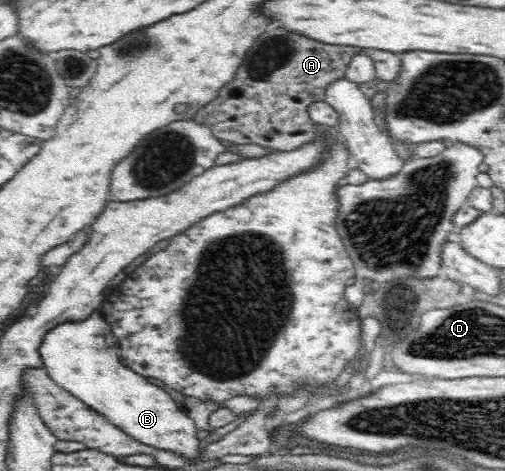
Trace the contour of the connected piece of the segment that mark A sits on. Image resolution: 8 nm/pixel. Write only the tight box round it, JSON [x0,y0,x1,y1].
[193,23,353,147]

